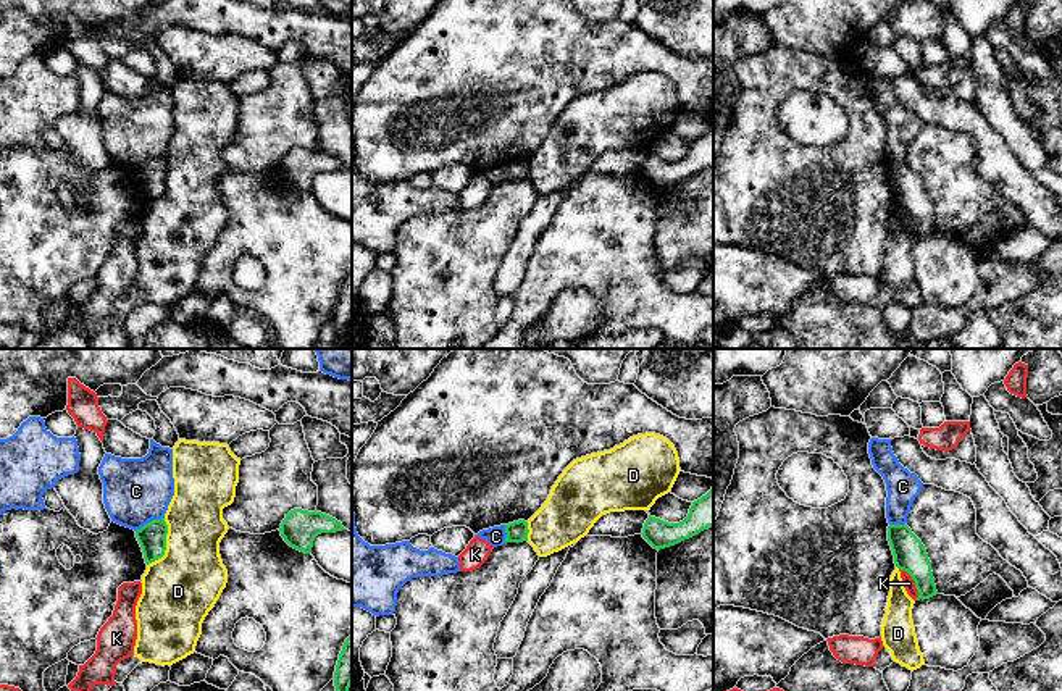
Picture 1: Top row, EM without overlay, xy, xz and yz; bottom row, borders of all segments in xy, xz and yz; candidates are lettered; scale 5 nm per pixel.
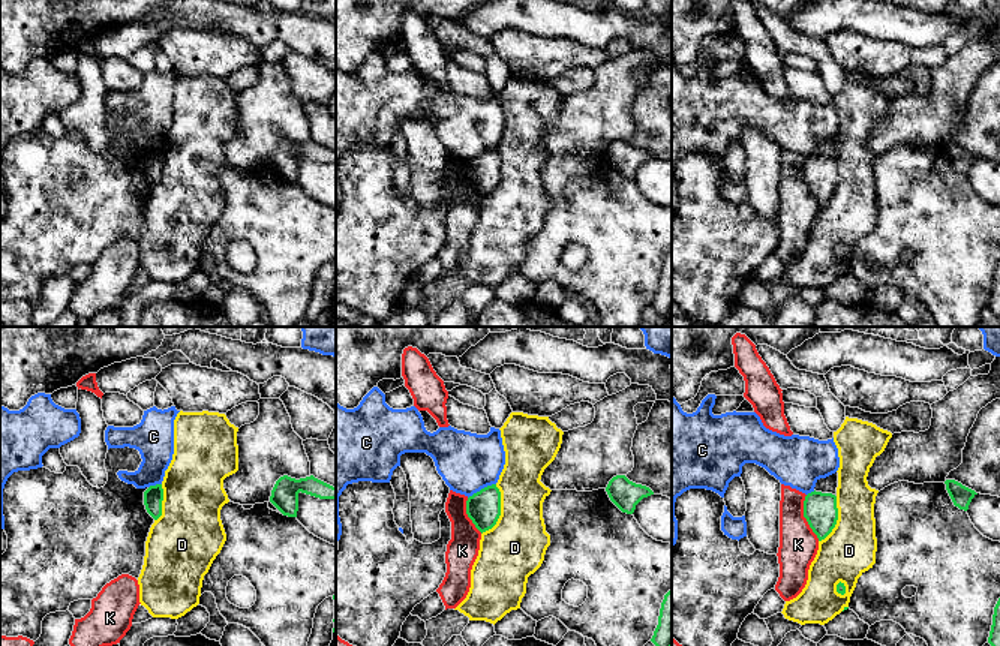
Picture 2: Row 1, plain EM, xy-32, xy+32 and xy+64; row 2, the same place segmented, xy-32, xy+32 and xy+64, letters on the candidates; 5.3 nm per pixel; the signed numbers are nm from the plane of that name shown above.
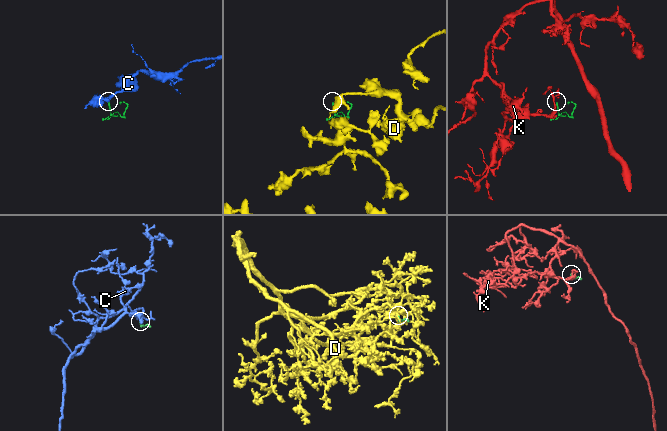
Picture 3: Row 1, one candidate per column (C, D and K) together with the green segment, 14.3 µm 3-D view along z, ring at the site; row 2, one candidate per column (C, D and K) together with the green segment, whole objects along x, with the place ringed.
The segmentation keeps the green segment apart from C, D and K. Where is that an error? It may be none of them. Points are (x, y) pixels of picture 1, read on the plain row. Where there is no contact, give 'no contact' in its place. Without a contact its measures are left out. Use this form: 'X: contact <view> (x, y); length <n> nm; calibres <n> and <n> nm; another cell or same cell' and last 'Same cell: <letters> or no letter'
C: contact xy (149, 160); length 160 nm; calibres 140 and 320 nm; another cell
D: contact xy (165, 183); length 260 nm; calibres 140 and 360 nm; another cell
K: contact yz (915, 221); length 180 nm; calibres 160 and 60 nm; another cell
Same cell: no letter

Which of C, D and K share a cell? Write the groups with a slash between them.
C / D / K

